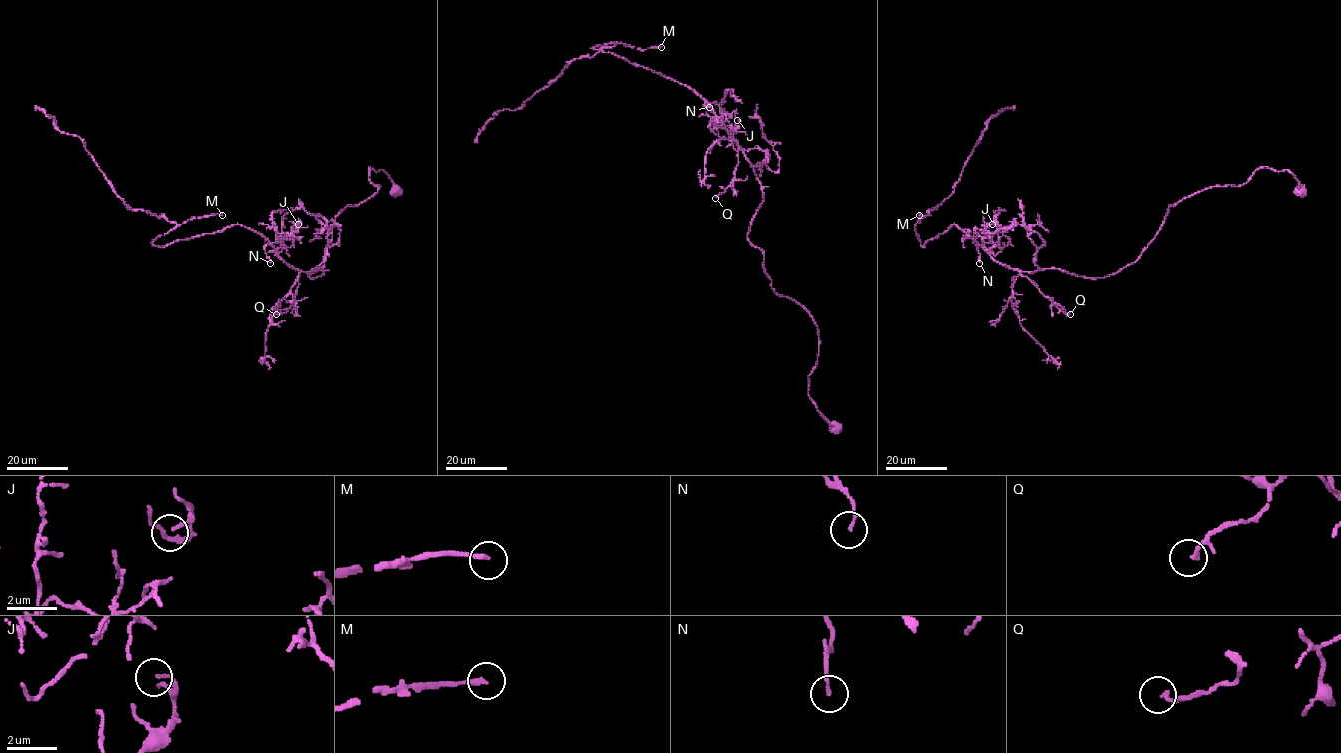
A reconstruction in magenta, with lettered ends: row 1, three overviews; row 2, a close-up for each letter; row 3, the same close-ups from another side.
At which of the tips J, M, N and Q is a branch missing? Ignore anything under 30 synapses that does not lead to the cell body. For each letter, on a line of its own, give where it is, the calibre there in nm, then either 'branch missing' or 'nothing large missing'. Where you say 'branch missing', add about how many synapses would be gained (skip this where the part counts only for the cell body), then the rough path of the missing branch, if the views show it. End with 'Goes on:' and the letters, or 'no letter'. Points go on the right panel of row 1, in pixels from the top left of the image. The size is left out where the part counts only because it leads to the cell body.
J: place (992, 224); calibre 130 nm; nothing large missing
M: place (919, 215); calibre 200 nm; branch missing; 60 synapses; course (919, 215), (938, 190), (975, 122), (986, 114), (993, 99), (1013, 88), (1017, 74)
N: place (979, 263); calibre 110 nm; nothing large missing
Q: place (1070, 314); calibre 160 nm; nothing large missing
Goes on: M

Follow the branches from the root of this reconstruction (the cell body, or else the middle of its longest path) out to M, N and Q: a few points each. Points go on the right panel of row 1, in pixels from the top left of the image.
M: (1299, 191), (1267, 167), (1205, 188), (1101, 278), (1011, 269), (954, 224), (923, 247), (919, 215)
N: (1299, 191), (1267, 167), (1205, 188), (1101, 278), (1018, 271), (992, 242), (979, 263)
Q: (1299, 191), (1287, 170), (1260, 167), (1241, 185), (1170, 206), (1115, 273), (1020, 272), (1070, 314)

